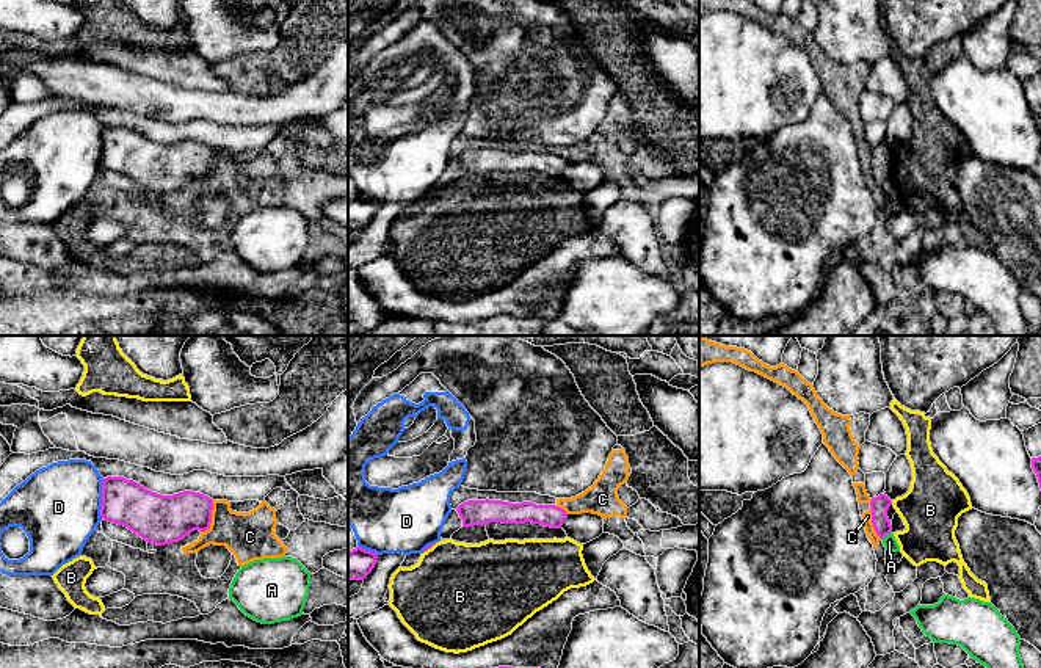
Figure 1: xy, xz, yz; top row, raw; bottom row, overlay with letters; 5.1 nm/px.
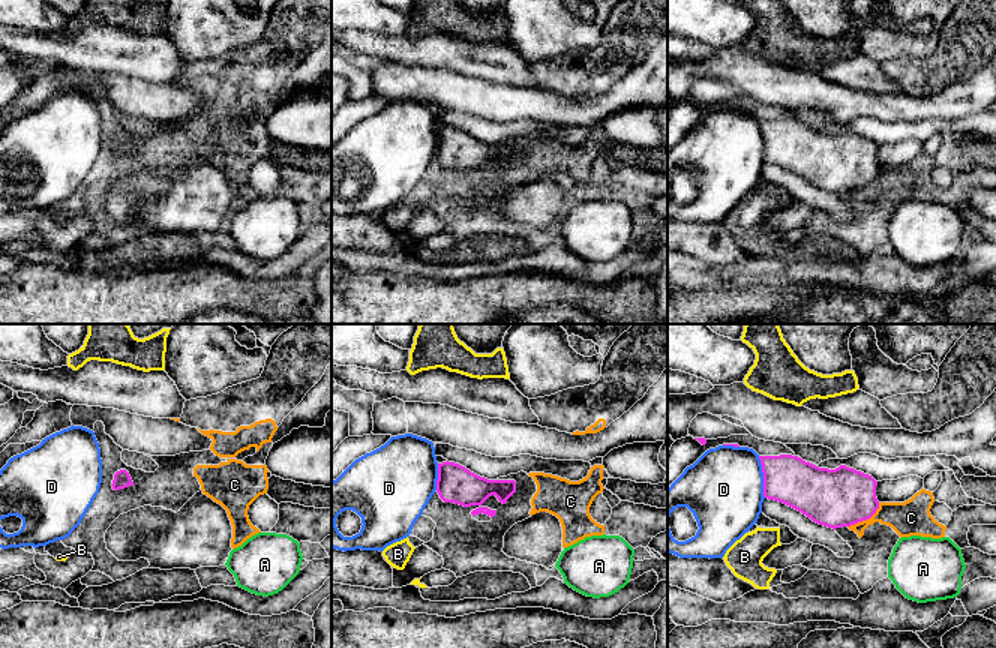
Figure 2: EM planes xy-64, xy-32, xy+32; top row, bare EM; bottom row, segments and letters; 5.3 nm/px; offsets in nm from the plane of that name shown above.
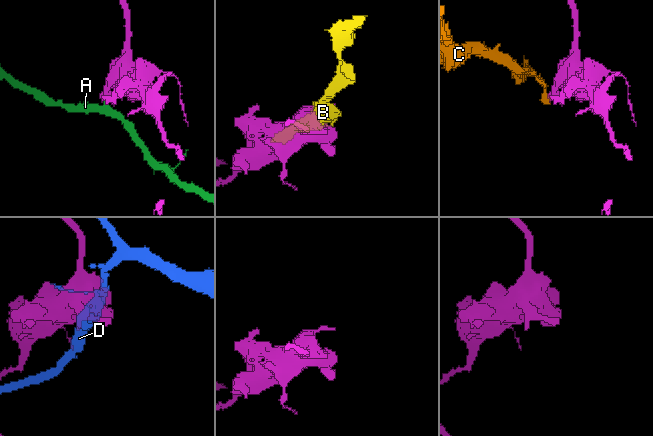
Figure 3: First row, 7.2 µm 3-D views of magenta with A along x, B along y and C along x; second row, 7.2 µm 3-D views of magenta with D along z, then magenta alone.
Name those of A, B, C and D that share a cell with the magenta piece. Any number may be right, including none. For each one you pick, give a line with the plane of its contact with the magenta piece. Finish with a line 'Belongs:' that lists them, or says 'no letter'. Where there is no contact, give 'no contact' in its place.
Belongs: no letter

